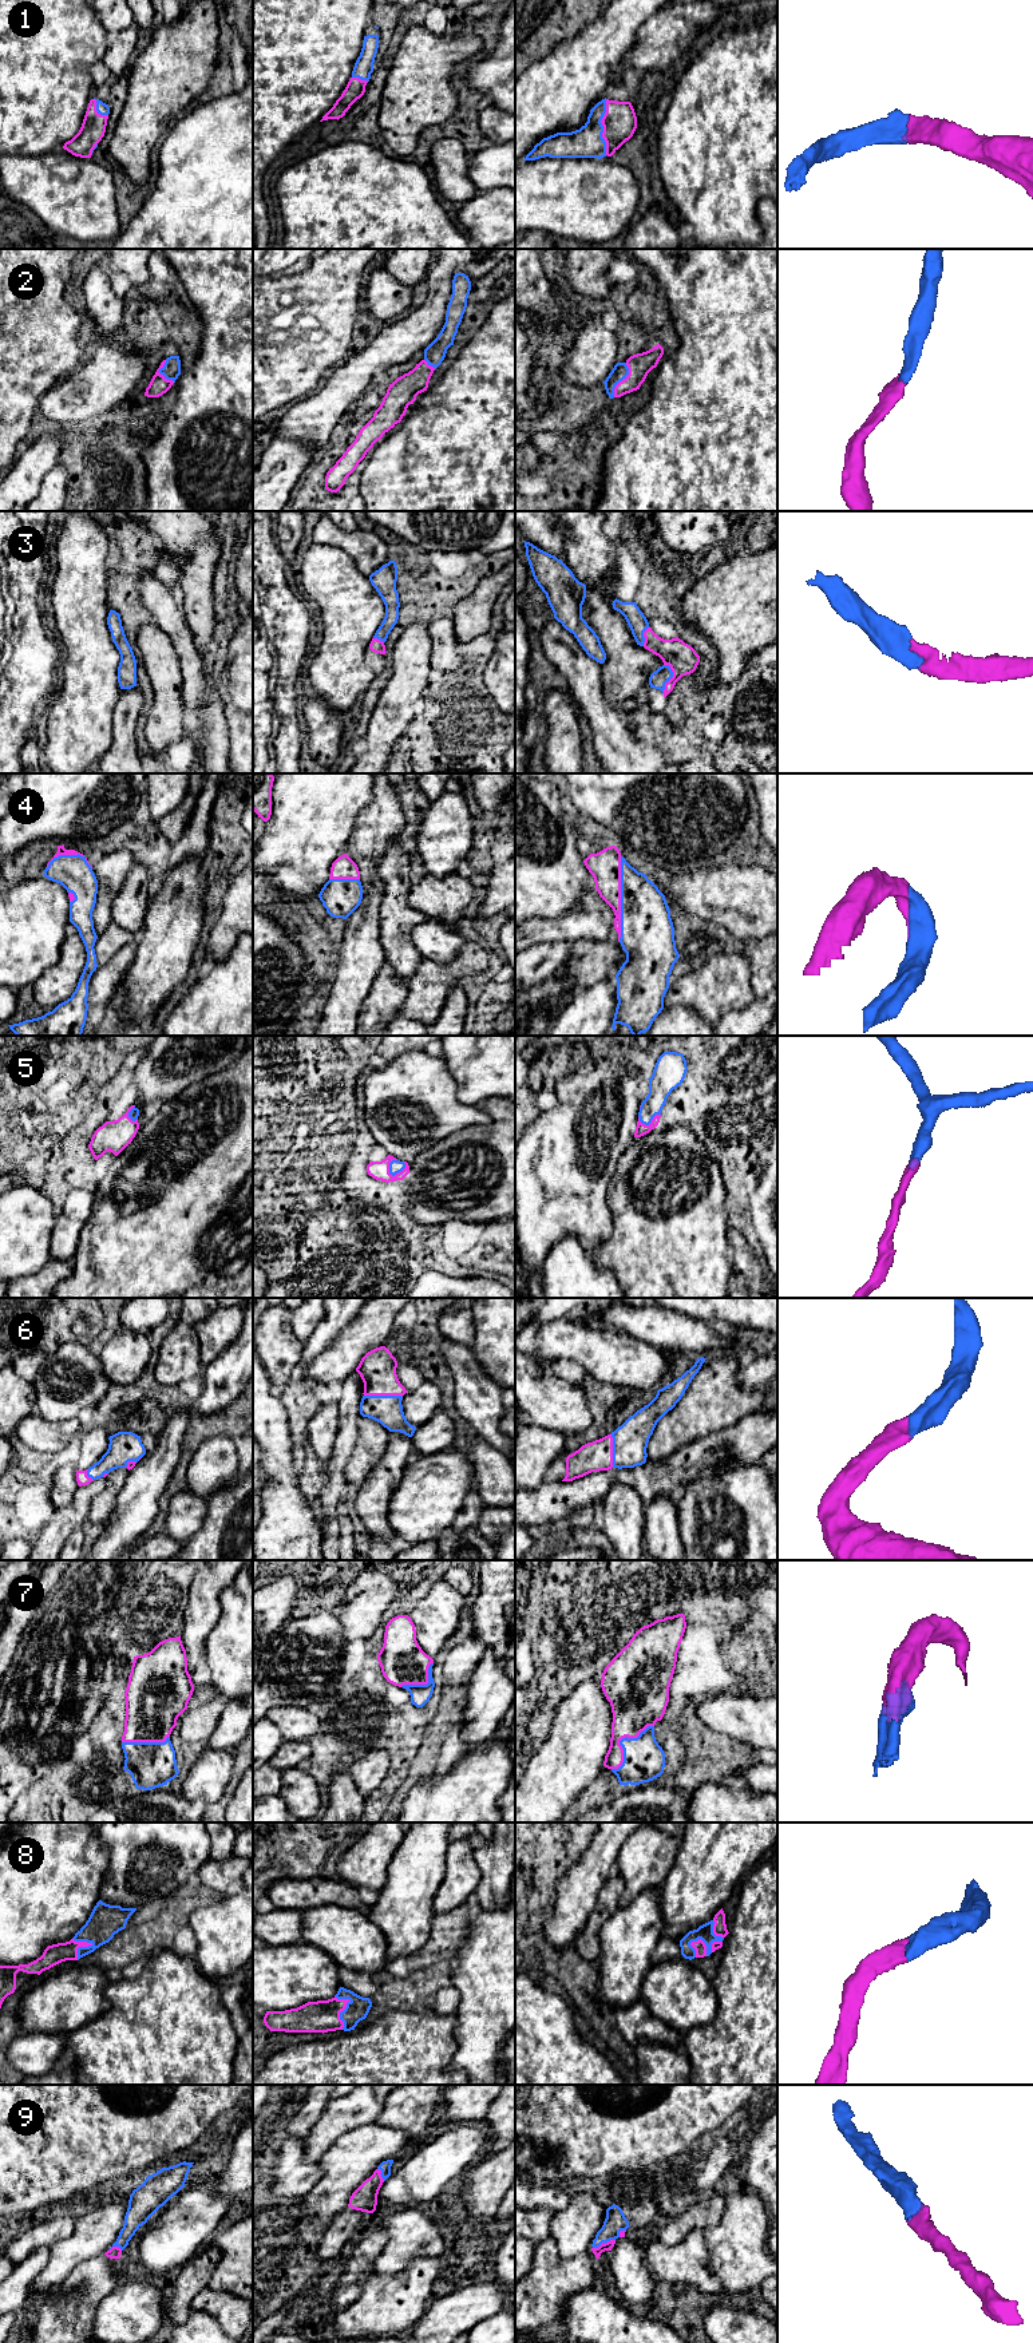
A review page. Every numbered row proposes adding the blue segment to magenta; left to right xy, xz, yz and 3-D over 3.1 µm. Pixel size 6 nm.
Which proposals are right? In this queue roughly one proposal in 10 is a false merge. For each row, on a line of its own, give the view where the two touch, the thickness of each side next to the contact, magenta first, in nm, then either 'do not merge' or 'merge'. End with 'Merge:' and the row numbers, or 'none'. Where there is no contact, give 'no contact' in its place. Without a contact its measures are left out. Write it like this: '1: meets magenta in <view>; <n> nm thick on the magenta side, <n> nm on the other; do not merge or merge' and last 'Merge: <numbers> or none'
1: meets magenta in yz; 200 nm thick on the magenta side, 190 nm on the other; merge
2: meets magenta in yz; 140 nm thick on the magenta side, 90 nm on the other; merge
3: meets magenta in yz; 180 nm thick on the magenta side, 110 nm on the other; merge
4: meets magenta in yz; 190 nm thick on the magenta side, 320 nm on the other; merge
5: meets magenta in xz; 110 nm thick on the magenta side, 80 nm on the other; merge
6: meets magenta in xz; 220 nm thick on the magenta side, 180 nm on the other; merge
7: meets magenta in yz; 320 nm thick on the magenta side, 260 nm on the other; merge
8: meets magenta in xy; 120 nm thick on the magenta side, 200 nm on the other; merge
9: meets magenta in yz; 50 nm thick on the magenta side, 130 nm on the other; merge
Merge: 1, 2, 3, 4, 5, 6, 7, 8, 9

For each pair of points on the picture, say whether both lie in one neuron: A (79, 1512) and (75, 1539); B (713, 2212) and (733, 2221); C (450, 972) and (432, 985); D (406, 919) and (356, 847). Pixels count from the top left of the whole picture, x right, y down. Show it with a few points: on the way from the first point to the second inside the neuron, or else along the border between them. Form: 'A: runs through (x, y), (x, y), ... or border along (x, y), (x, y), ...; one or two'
A: border along (80, 1528), (62, 1546); two
B: border along (725, 2196), (723, 2217), (716, 2224), (701, 2231); two
C: runs through (446, 976), (436, 981); one
D: border along (384, 855), (379, 866), (384, 889), (379, 918); two

